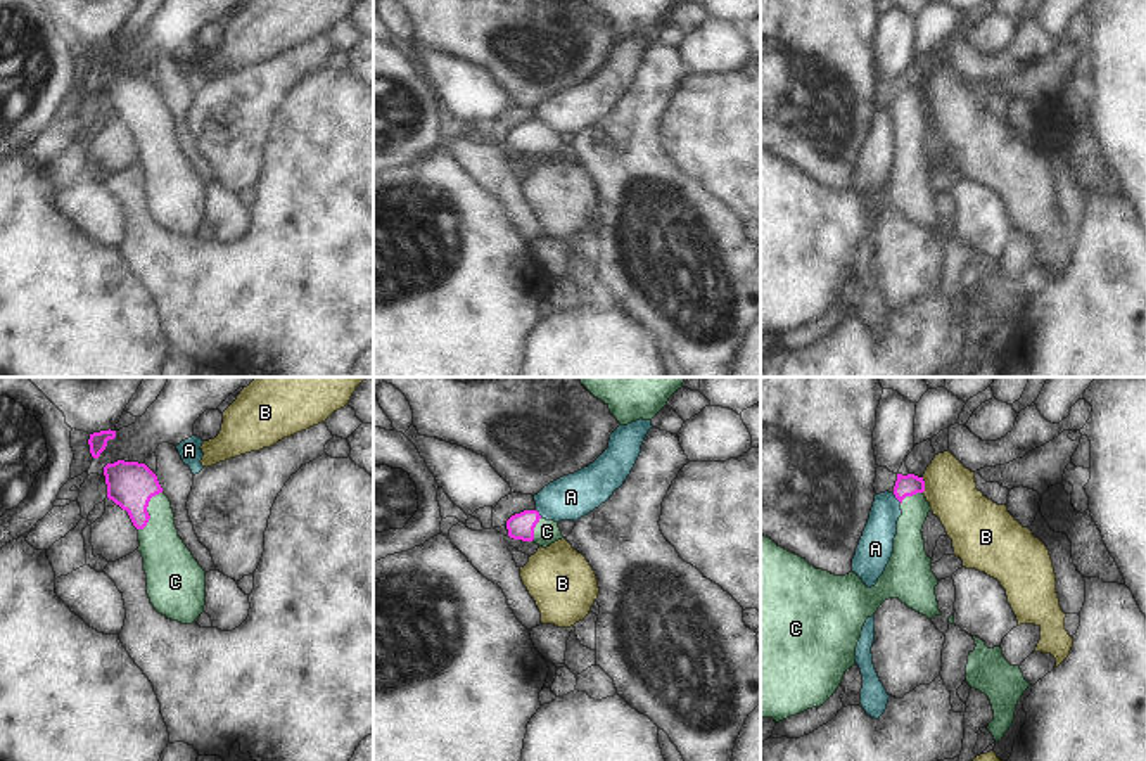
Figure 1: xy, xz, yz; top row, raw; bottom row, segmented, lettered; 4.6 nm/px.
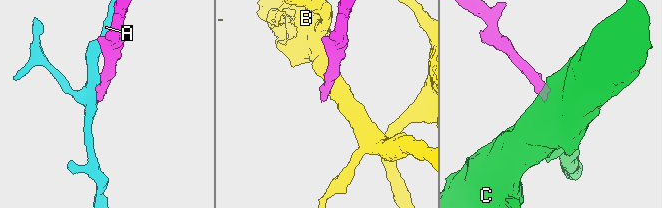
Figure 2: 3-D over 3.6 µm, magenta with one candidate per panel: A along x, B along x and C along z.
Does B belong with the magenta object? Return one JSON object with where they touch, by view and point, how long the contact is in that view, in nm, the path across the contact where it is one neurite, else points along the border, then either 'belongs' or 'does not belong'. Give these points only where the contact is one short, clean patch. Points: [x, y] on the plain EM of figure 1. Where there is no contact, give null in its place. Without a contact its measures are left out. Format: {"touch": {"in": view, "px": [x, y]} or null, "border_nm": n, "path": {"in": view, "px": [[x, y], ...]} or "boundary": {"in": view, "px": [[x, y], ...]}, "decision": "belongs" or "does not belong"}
{"touch": {"in": "yz", "px": [923, 97]}, "border_nm": 70, "boundary": {"in": "yz", "px": [[922, 90], [923, 104]]}, "decision": "does not belong"}

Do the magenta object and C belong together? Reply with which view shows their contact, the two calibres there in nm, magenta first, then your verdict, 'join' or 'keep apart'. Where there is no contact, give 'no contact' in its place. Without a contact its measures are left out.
xy | 220/220 nm | join

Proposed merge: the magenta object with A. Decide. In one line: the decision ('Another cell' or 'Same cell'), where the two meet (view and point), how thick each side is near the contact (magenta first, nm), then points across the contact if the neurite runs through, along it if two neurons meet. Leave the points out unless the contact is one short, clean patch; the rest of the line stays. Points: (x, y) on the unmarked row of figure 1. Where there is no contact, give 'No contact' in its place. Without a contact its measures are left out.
Another cell. Touches magenta at yz (897, 111). Thickness 100 nm (magenta) against 160 nm. Boundary: yz (892, 106), (901, 115).

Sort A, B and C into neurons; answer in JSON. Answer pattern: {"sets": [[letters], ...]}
{"sets": [["A"], ["B"], ["C"]]}

